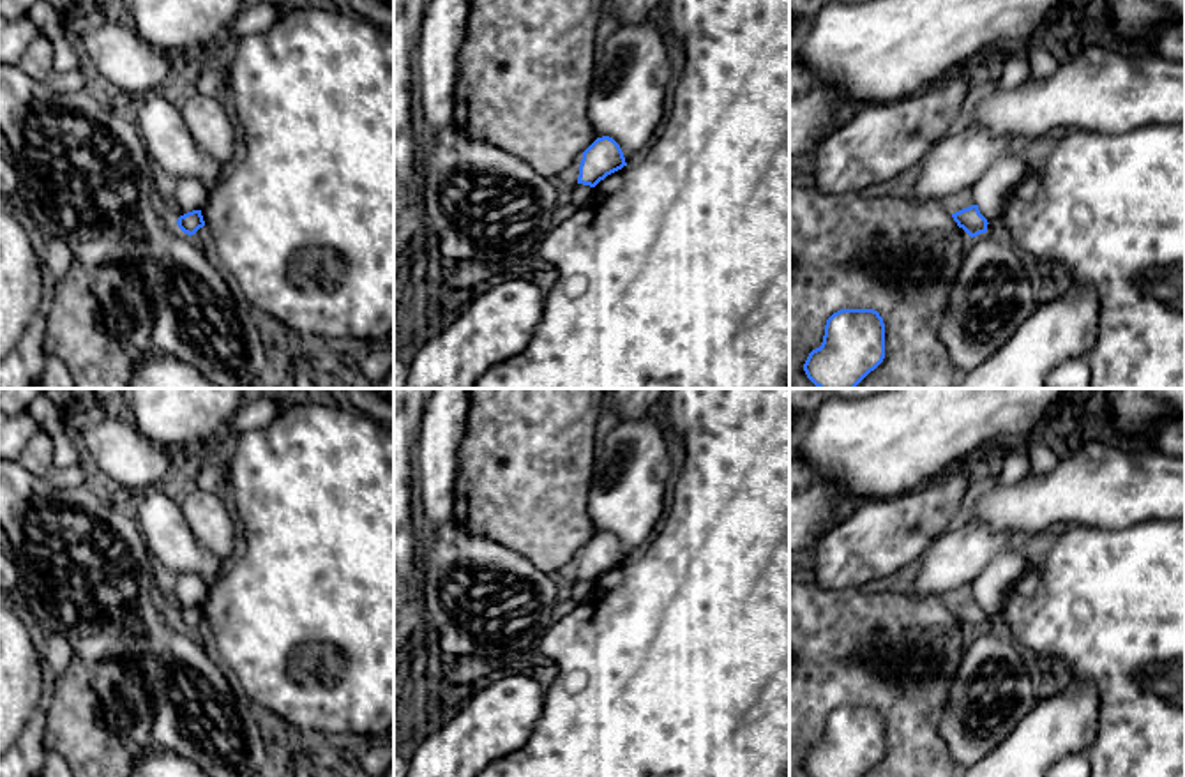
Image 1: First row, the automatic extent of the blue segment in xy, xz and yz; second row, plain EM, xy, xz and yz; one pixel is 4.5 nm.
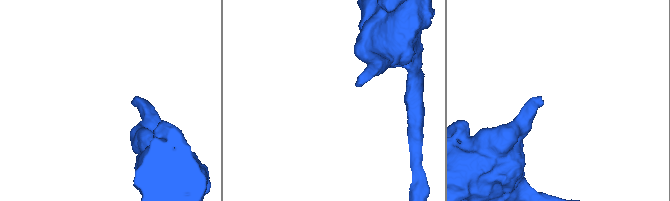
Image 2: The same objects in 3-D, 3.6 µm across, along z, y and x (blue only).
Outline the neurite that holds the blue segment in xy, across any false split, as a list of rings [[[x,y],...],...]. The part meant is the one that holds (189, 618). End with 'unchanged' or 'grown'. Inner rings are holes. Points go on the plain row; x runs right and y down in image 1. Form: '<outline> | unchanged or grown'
[[[192,606],[178,613],[178,623],[189,632],[194,630],[200,623],[205,622],[201,606]]] | unchanged

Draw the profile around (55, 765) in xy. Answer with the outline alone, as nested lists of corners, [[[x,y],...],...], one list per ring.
[[[44,751],[42,770],[37,777],[74,777],[67,761],[55,751]]]

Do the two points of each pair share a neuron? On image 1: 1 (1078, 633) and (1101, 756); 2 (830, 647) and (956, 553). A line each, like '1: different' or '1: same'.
1: same
2: different

